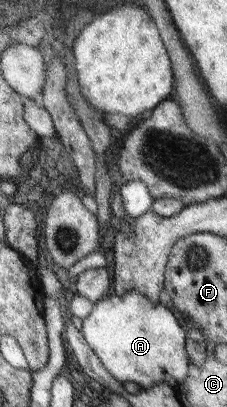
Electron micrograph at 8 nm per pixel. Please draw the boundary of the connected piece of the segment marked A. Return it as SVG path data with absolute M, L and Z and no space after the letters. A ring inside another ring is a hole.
M128 292L123 296L107 296L103 300L99 300L94 305L91 314L83 320L81 333L103 367L118 382L134 381L142 389L151 388L157 382L167 382L169 386L176 388L189 373L187 334L183 326L184 321L165 301L155 304L154 301L147 300L147 297L143 297L138 292Z

